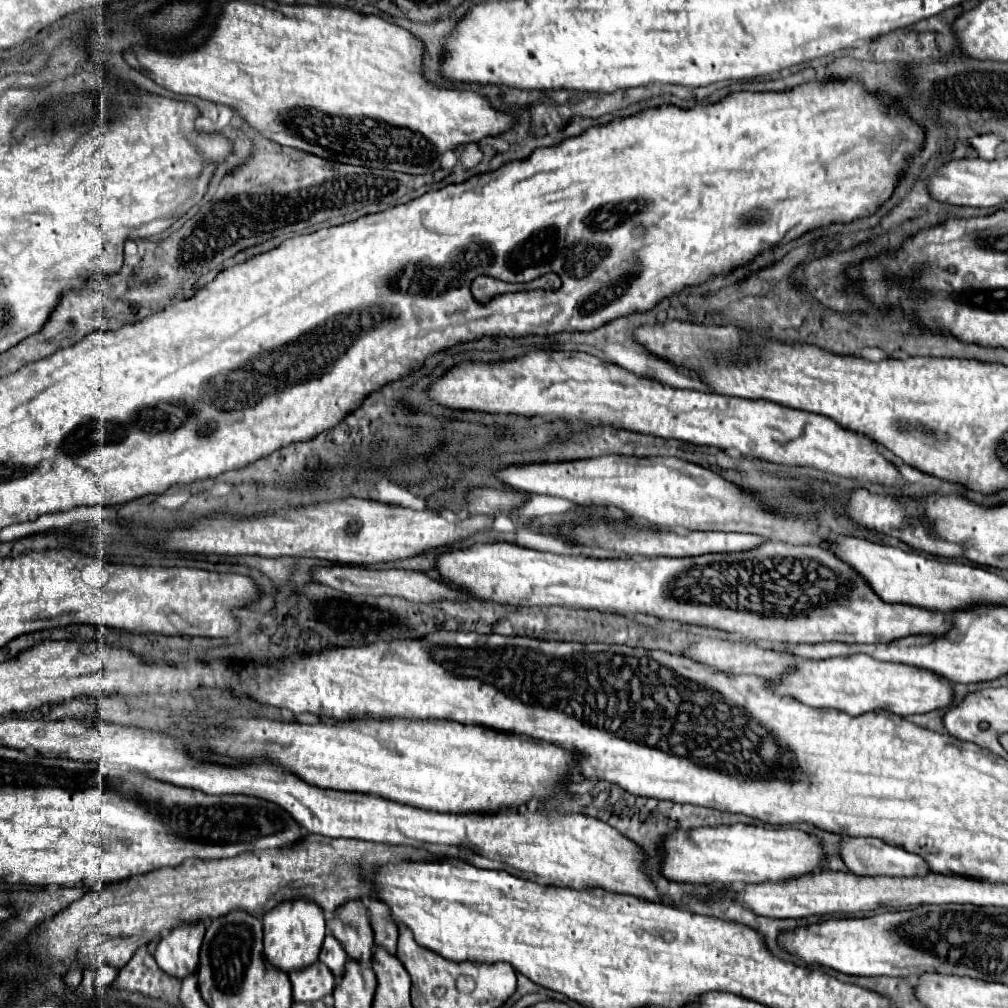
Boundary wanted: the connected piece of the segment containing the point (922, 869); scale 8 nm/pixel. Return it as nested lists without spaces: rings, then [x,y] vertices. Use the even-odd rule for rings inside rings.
[[[843,837],[841,857],[851,873],[865,877],[915,877],[933,873],[919,855],[885,845],[881,839]]]

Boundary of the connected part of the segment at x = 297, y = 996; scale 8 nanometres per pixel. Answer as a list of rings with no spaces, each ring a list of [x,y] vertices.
[[[315,961],[309,969],[297,969],[297,973],[289,973],[293,985],[293,1001],[317,1001],[325,995],[333,993],[335,977],[327,965]]]

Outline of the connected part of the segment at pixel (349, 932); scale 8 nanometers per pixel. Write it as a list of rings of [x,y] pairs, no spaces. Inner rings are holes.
[[[353,899],[337,907],[335,917],[327,925],[349,957],[359,963],[371,963],[371,949],[375,941],[363,901]]]

